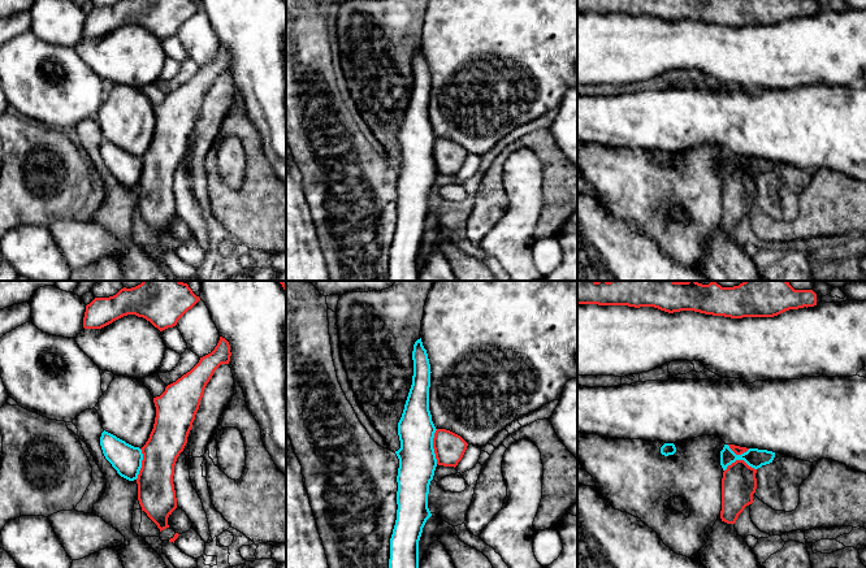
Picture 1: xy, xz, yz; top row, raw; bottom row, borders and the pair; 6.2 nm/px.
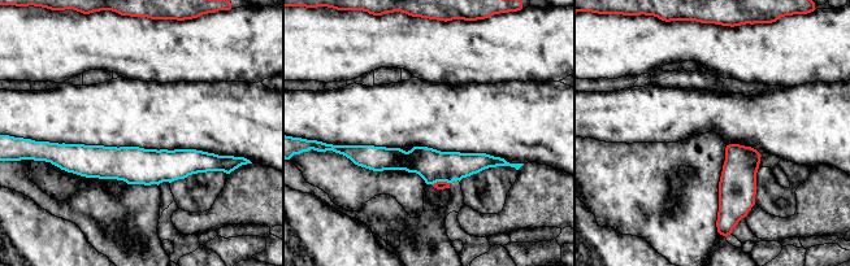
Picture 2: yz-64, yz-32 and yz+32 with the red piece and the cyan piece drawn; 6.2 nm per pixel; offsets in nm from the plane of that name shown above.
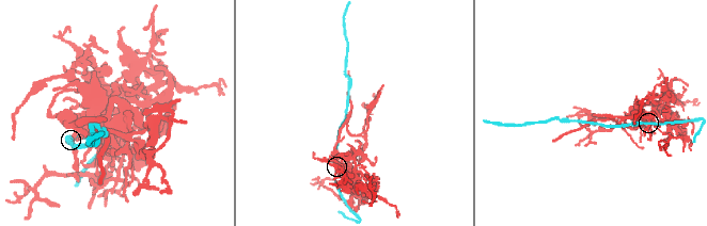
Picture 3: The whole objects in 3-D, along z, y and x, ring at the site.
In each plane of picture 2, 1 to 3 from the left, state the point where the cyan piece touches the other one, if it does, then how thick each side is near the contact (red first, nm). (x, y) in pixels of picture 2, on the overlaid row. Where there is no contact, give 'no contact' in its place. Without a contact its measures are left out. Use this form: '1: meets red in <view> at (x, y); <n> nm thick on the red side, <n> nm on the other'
1: no contact
2: meets red in yz-32 at (441, 182); 50 nm thick on the red side, 200 nm on the other
3: no contact

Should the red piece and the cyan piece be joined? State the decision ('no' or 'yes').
no

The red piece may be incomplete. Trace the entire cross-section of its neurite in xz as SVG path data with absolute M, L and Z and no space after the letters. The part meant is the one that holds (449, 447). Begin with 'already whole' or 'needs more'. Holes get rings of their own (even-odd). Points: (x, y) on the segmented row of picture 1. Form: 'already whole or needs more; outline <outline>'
already whole; outline M437 429L433 438L433 448L438 465L456 467L462 460L468 443L458 434Z

